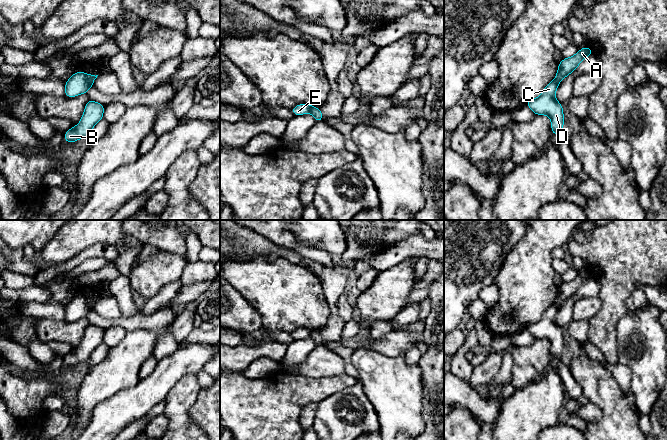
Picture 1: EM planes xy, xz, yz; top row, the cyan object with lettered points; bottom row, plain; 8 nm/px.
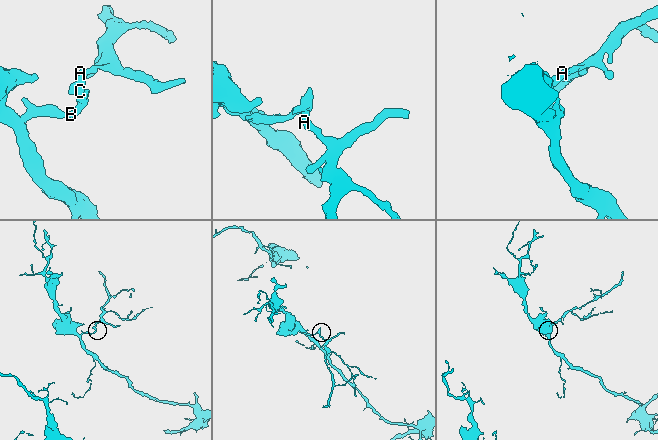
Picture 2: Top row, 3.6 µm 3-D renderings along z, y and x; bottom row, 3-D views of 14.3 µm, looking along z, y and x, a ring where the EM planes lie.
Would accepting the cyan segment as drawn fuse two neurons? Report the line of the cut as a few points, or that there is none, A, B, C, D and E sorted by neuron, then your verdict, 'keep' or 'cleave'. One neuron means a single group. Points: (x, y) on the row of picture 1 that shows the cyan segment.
cut xy (86, 75), (86, 78), (92, 84); groups A / B C D E; cleave

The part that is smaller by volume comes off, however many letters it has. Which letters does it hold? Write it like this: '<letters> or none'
A

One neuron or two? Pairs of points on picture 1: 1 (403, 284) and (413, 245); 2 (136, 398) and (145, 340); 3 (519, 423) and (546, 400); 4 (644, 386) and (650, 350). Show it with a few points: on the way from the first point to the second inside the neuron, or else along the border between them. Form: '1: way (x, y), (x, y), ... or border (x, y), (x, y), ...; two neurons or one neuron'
1: border (408, 258), (387, 269); two neurons
2: border (139, 379), (135, 385), (119, 391); two neurons
3: way (526, 416), (539, 403); one neuron
4: way (648, 377), (648, 359); one neuron

